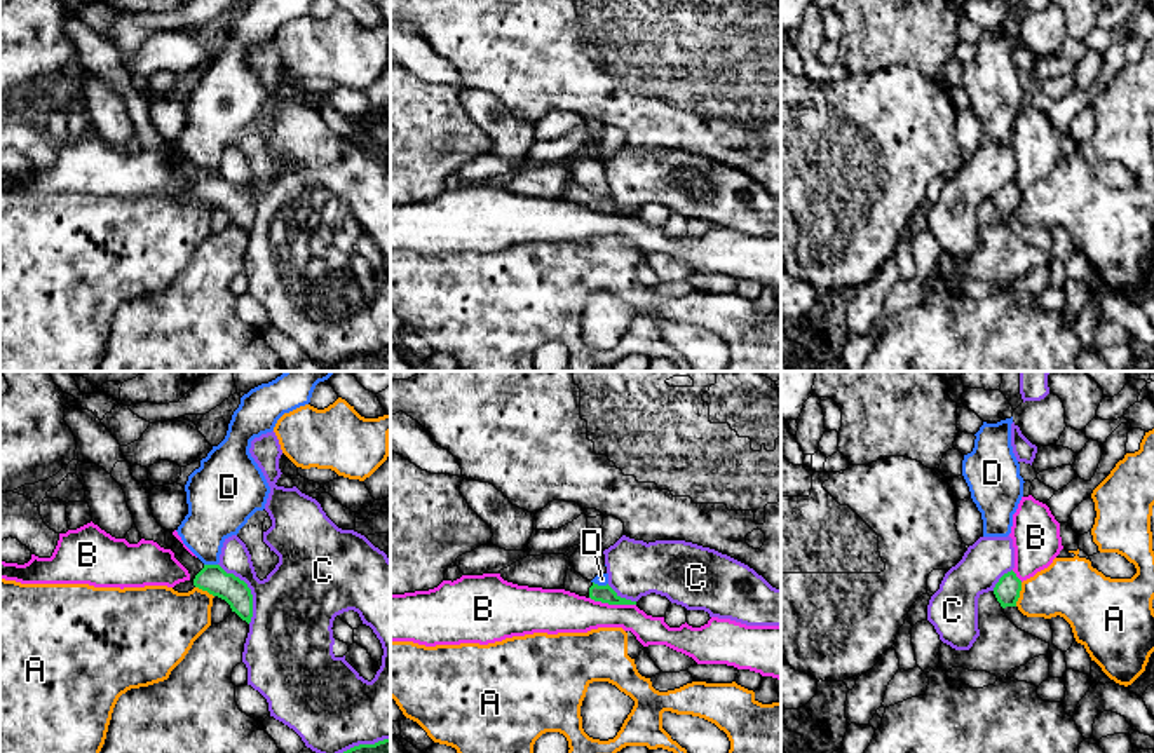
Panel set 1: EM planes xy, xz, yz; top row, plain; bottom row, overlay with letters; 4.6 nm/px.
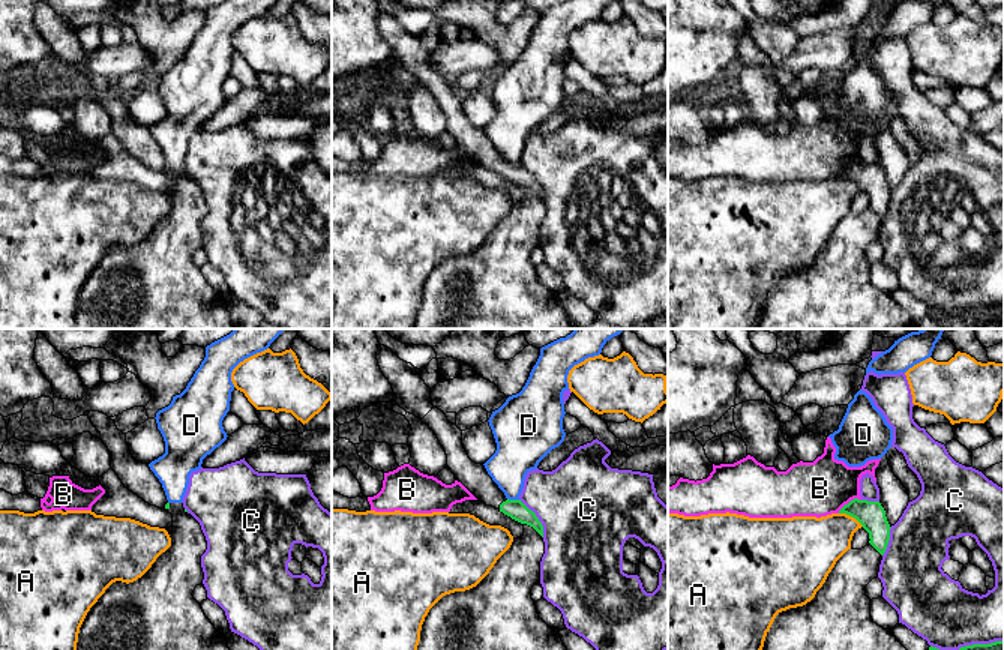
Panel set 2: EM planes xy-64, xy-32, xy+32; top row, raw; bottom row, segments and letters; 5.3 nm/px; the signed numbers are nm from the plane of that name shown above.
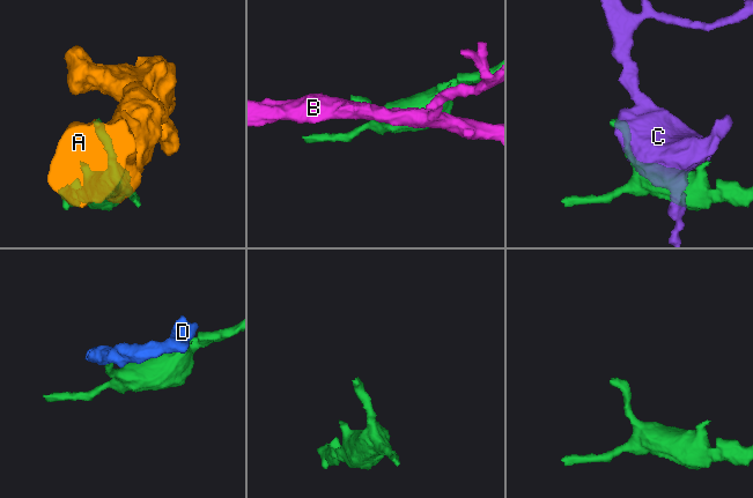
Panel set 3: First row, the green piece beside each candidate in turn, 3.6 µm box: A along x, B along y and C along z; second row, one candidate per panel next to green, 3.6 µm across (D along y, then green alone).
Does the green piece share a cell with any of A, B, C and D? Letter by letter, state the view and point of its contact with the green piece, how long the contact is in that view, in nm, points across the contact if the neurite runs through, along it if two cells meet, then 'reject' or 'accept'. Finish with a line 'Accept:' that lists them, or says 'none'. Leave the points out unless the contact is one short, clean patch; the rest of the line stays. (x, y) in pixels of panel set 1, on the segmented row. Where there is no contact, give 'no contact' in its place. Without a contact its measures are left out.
A: meets green in yz at (1018, 595); contact 120 nm long; border along yz (1022, 583), (1015, 605); reject
B: meets green in xz at (612, 603); contact 220 nm long; border along xz (590, 596), (609, 603), (635, 605); reject
C: meets green in xy at (250, 590); contact 320 nm long; reject
D: meets green in xy at (211, 565); contact 60 nm long; border along xy (204, 563), (217, 565); reject
Accept: none

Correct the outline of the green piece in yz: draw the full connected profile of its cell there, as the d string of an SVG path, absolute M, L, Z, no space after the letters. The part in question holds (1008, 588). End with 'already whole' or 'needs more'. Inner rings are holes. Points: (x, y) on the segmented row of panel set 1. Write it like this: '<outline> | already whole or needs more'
M1013 570L1004 573L994 587L994 594L1002 608L1016 607L1020 591L1022 591L1022 580L1016 577Z | already whole

